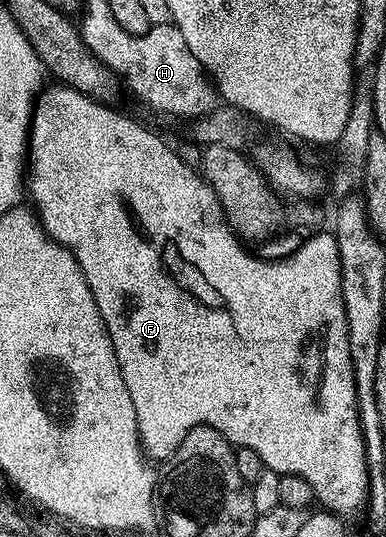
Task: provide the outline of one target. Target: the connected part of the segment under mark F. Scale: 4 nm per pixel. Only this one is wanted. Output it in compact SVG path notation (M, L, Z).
M55 83L52 89L44 88L36 100L35 112L31 114L25 189L47 236L75 256L85 275L85 283L89 283L89 291L93 291L93 299L97 299L97 311L101 311L101 319L125 379L125 387L129 387L129 399L133 399L133 411L137 411L137 431L144 454L152 462L162 462L173 456L177 447L181 447L181 439L185 439L190 429L208 425L221 431L221 435L232 445L257 451L264 469L272 469L280 475L301 475L301 479L308 480L309 487L313 487L315 492L316 502L324 510L362 510L367 494L367 460L359 422L355 372L349 355L349 327L341 291L341 259L334 232L327 231L309 238L296 253L280 261L262 261L246 253L243 250L244 242L225 220L218 193L212 185L208 185L207 178L201 175L200 170L190 169L153 130L130 121L125 114L111 108L115 107L97 101L86 93L78 93L70 85Z

